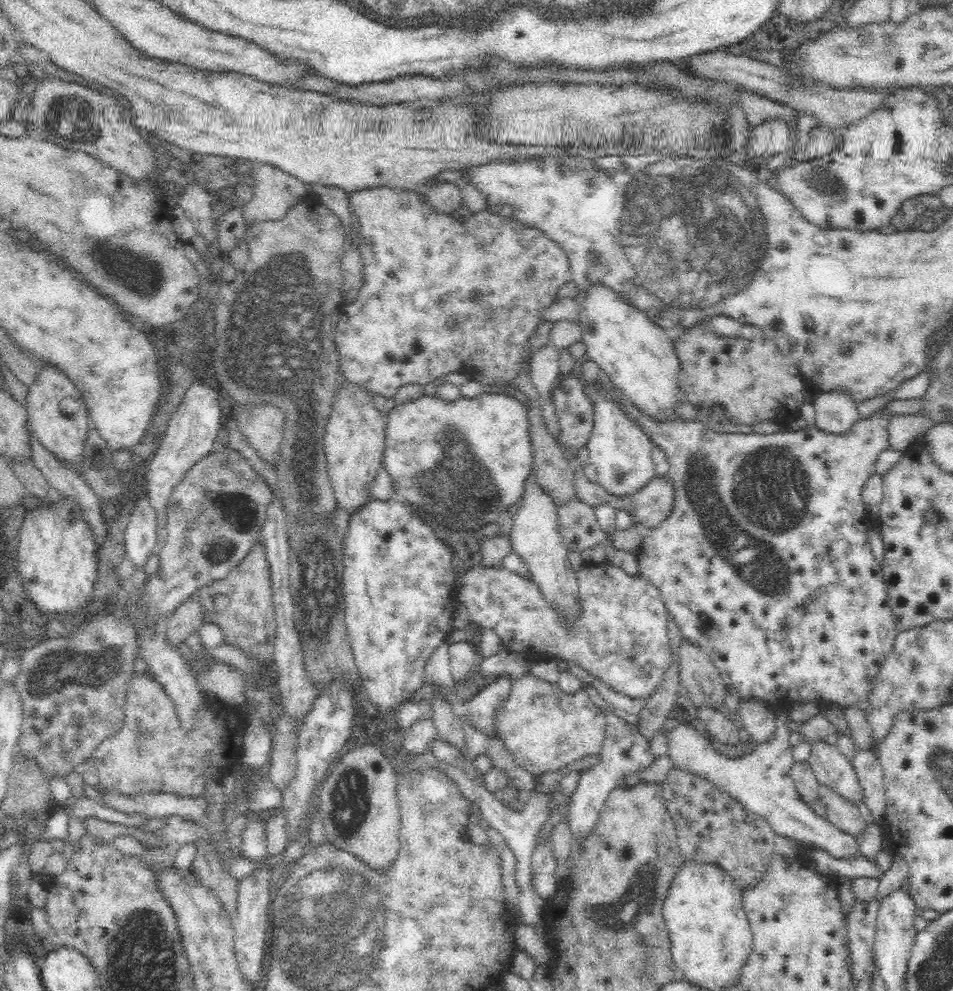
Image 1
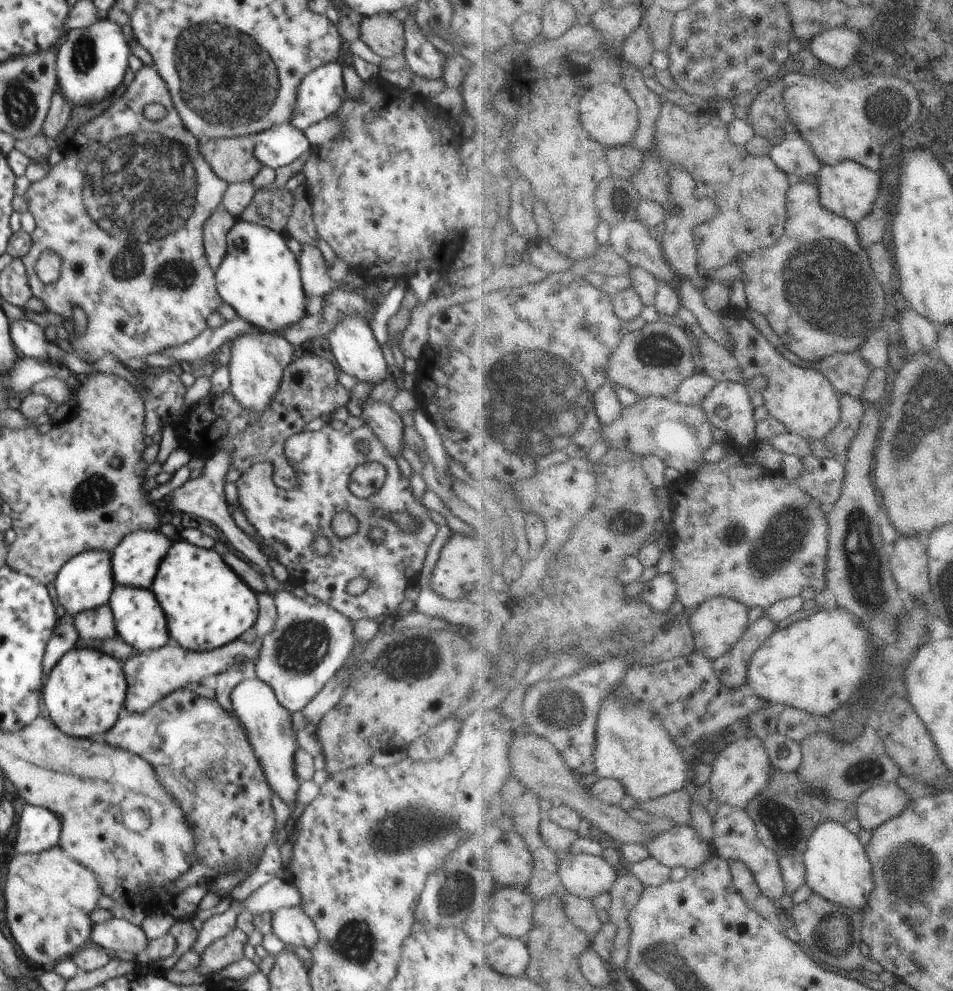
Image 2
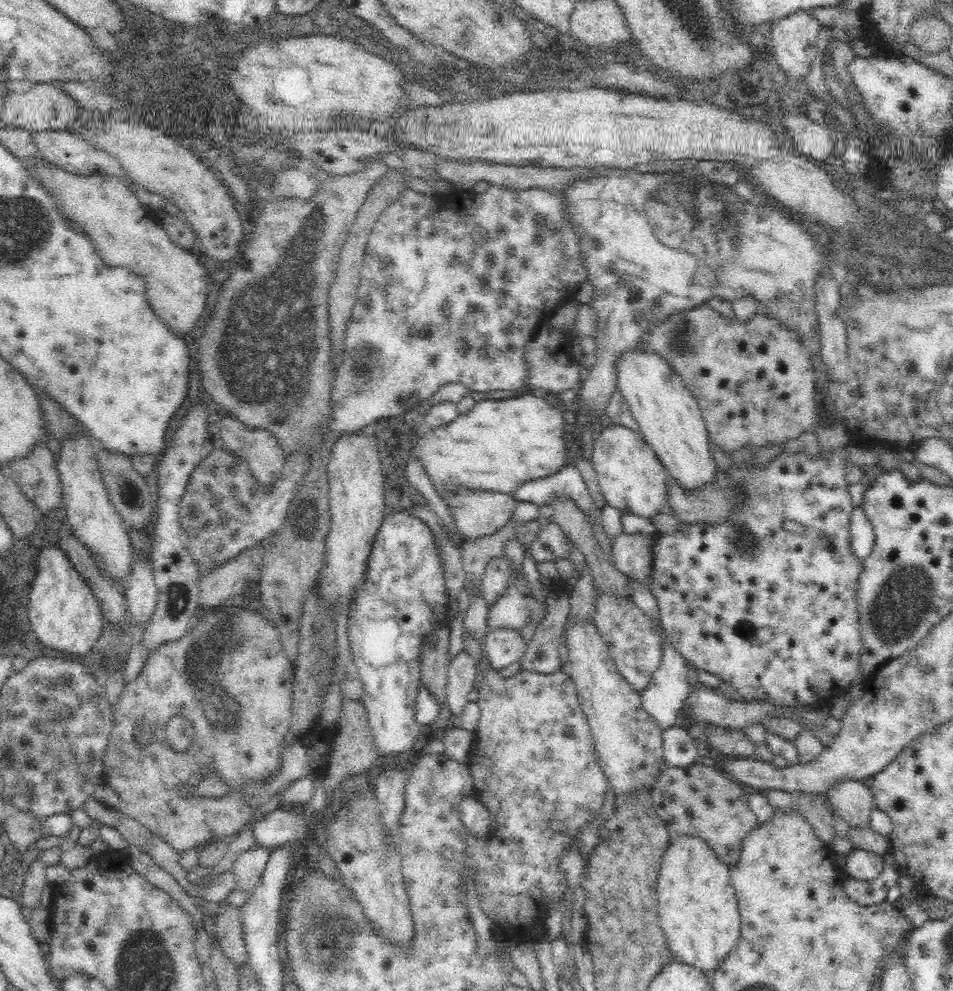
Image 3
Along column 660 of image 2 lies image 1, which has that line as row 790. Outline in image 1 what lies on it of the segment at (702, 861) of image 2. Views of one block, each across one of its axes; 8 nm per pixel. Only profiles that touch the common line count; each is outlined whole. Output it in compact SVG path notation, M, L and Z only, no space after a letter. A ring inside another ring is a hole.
M821 738L807 741L810 744L810 758L807 761L816 780L821 786L828 785L841 796L858 803L862 795L853 763L842 755L837 744L832 745Z

